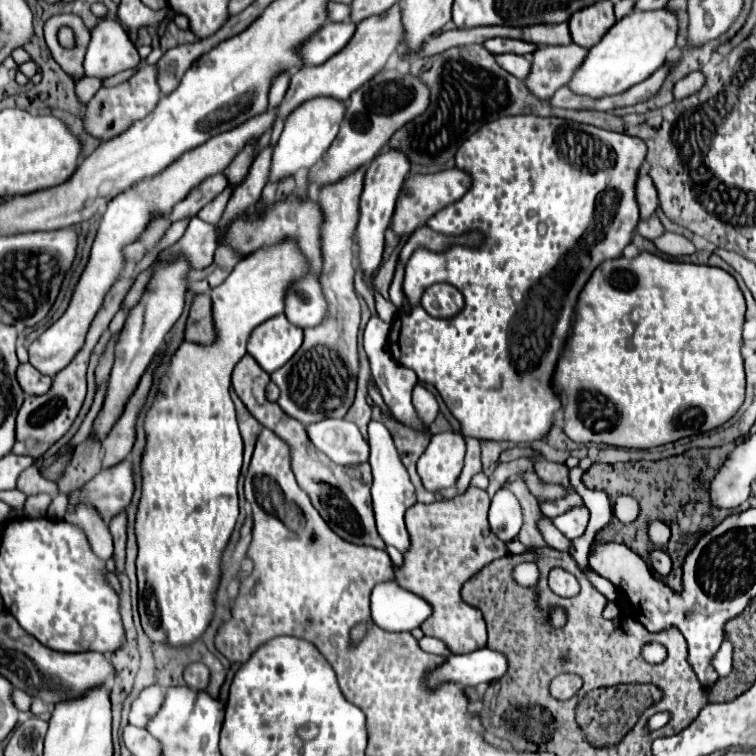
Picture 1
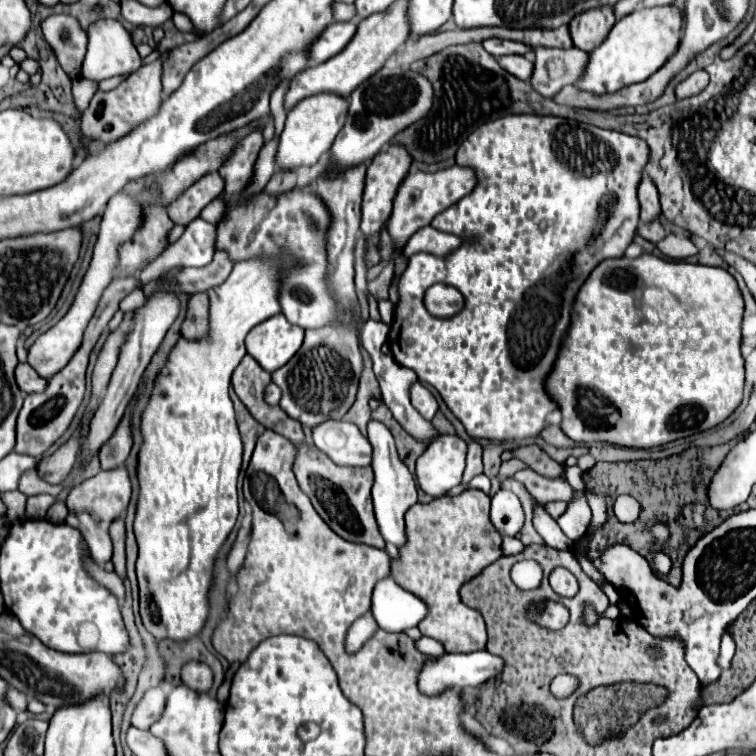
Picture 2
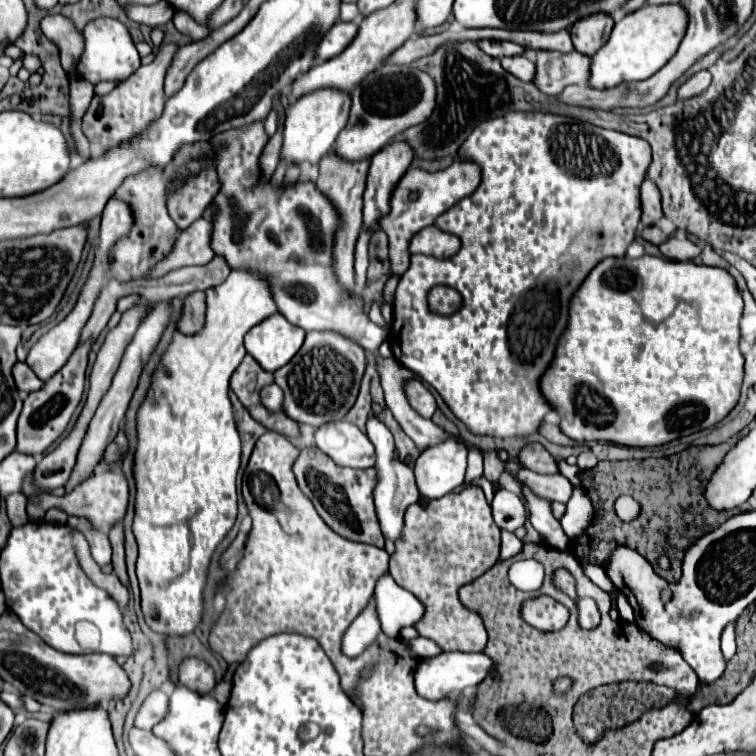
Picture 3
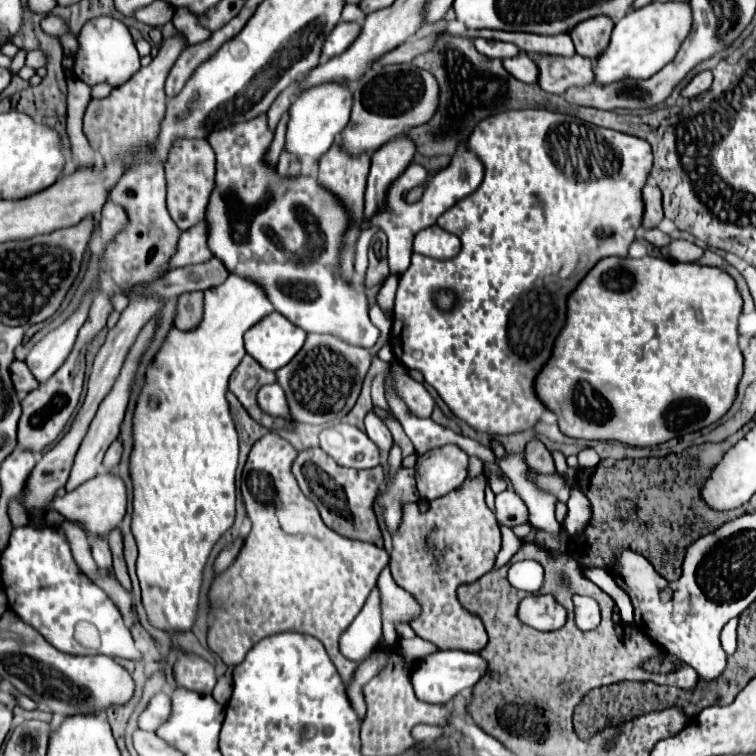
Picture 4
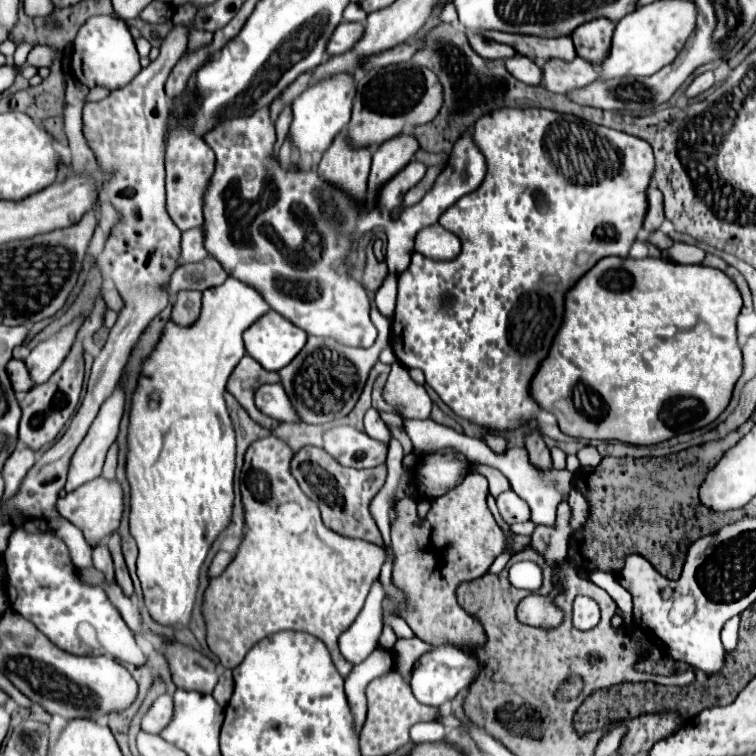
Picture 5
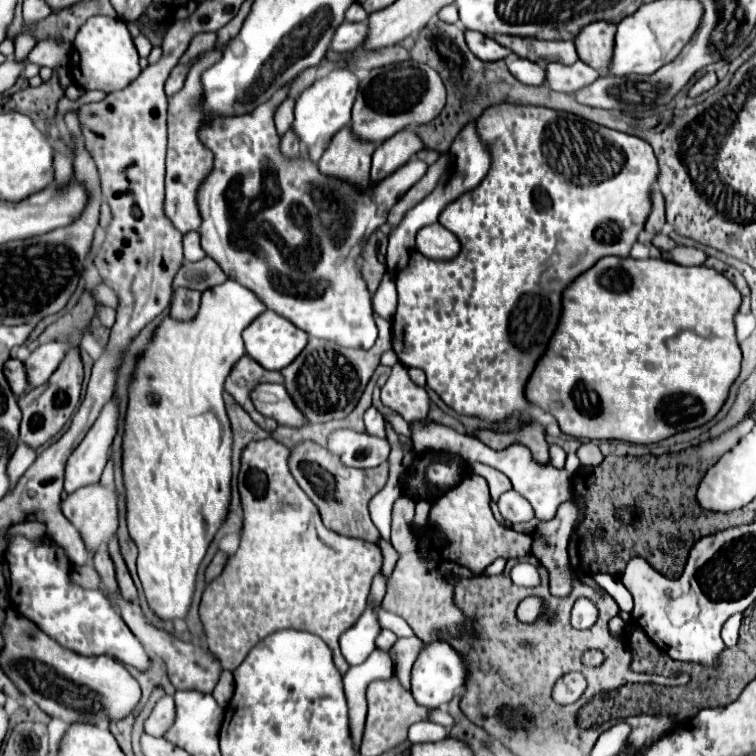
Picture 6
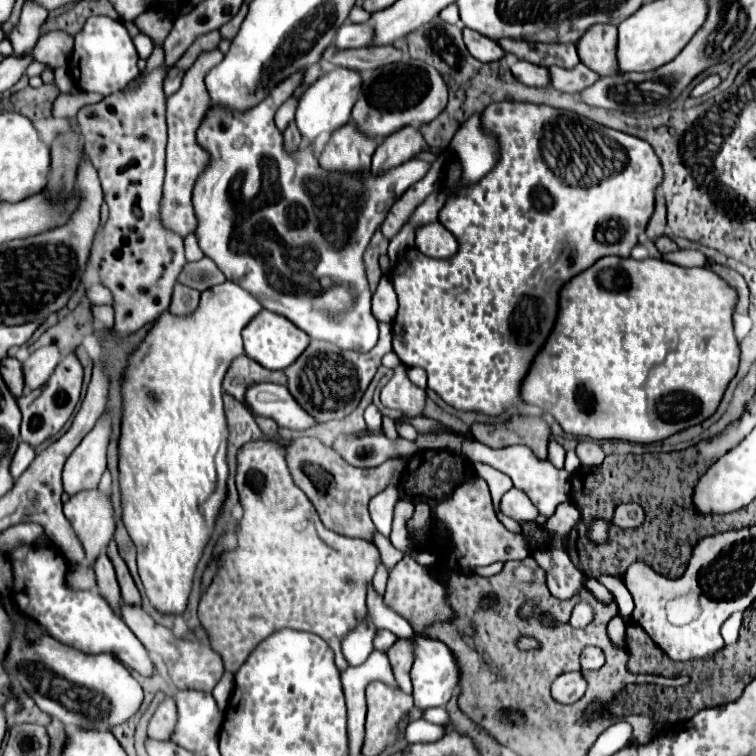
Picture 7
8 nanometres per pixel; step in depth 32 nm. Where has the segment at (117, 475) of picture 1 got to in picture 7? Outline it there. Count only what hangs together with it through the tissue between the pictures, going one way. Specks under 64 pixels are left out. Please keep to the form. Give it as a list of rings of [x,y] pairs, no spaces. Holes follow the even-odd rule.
[[[94,490],[78,492],[64,502],[64,516],[72,522],[84,550],[86,562],[92,564],[96,556],[108,546],[114,536],[116,520],[110,494]]]

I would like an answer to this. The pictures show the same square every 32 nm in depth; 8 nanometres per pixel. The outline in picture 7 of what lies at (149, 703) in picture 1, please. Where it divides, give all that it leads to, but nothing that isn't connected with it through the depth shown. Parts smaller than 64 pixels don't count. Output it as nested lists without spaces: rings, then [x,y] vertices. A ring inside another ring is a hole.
[[[166,698],[158,704],[154,716],[148,722],[148,736],[156,740],[168,740],[176,724],[176,704],[172,698]]]

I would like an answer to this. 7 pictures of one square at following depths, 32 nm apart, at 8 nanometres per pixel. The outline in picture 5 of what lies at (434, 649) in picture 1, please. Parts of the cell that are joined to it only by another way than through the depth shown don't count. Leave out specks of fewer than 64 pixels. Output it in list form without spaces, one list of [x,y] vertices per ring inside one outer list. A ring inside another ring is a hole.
[[[416,636],[410,638],[410,640],[400,638],[400,640],[394,644],[392,652],[396,654],[396,658],[398,658],[398,668],[400,668],[400,672],[402,672],[402,676],[404,676],[406,680],[410,678],[410,670],[412,670],[414,662],[416,662],[424,652],[428,652],[428,650],[432,650],[432,646],[426,644],[426,642],[420,640],[420,638],[416,638]]]

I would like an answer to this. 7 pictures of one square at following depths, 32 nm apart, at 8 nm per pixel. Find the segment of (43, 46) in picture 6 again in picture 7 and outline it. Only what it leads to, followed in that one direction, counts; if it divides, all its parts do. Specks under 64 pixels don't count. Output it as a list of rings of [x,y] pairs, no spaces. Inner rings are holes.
[[[50,32],[38,40],[32,50],[34,62],[42,62],[50,68],[60,68],[68,64],[68,56],[72,54],[74,40],[64,32]]]

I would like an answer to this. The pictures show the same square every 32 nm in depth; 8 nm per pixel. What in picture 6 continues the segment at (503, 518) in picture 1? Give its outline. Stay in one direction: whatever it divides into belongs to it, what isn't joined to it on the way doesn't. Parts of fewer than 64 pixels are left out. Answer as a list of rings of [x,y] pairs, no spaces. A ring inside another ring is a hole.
[[[508,490],[508,492],[504,492],[500,496],[498,508],[500,508],[500,514],[504,516],[504,520],[508,520],[512,524],[526,522],[526,520],[532,520],[534,518],[534,512],[532,512],[532,506],[528,504],[528,500],[524,500],[514,490]]]

